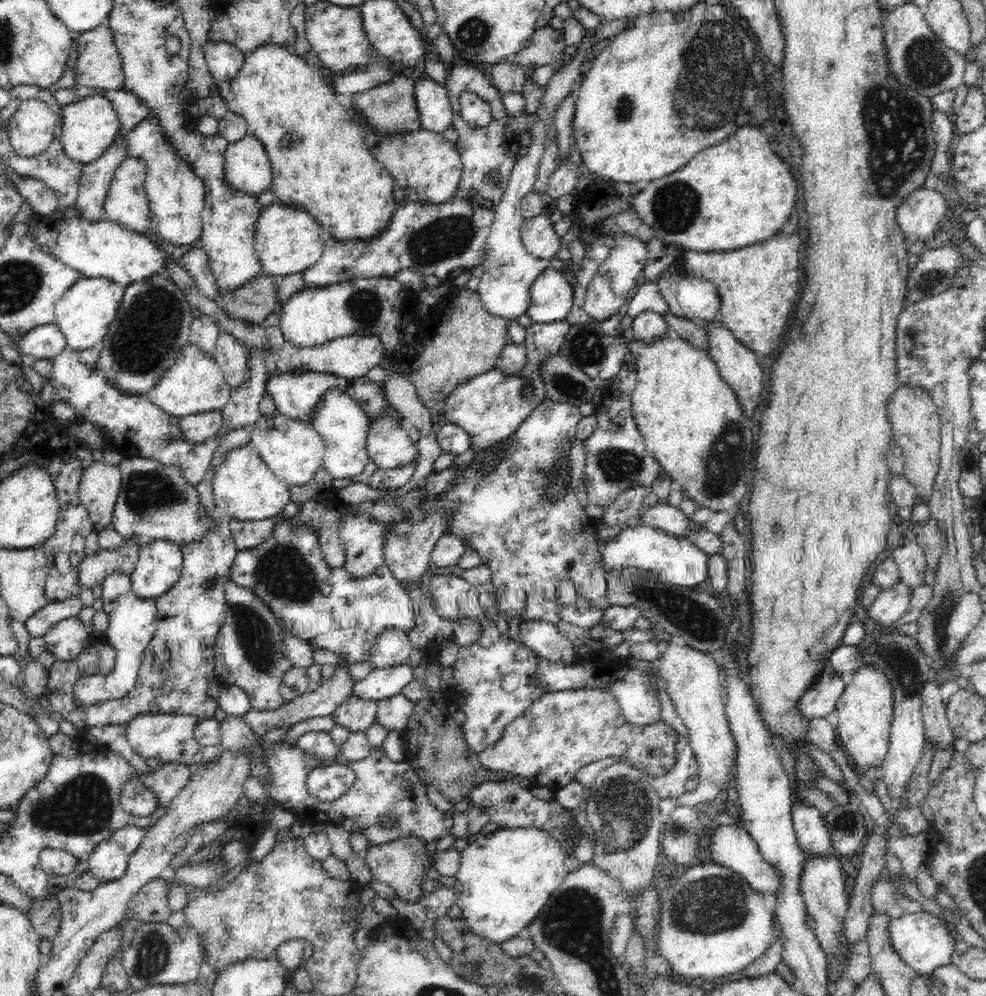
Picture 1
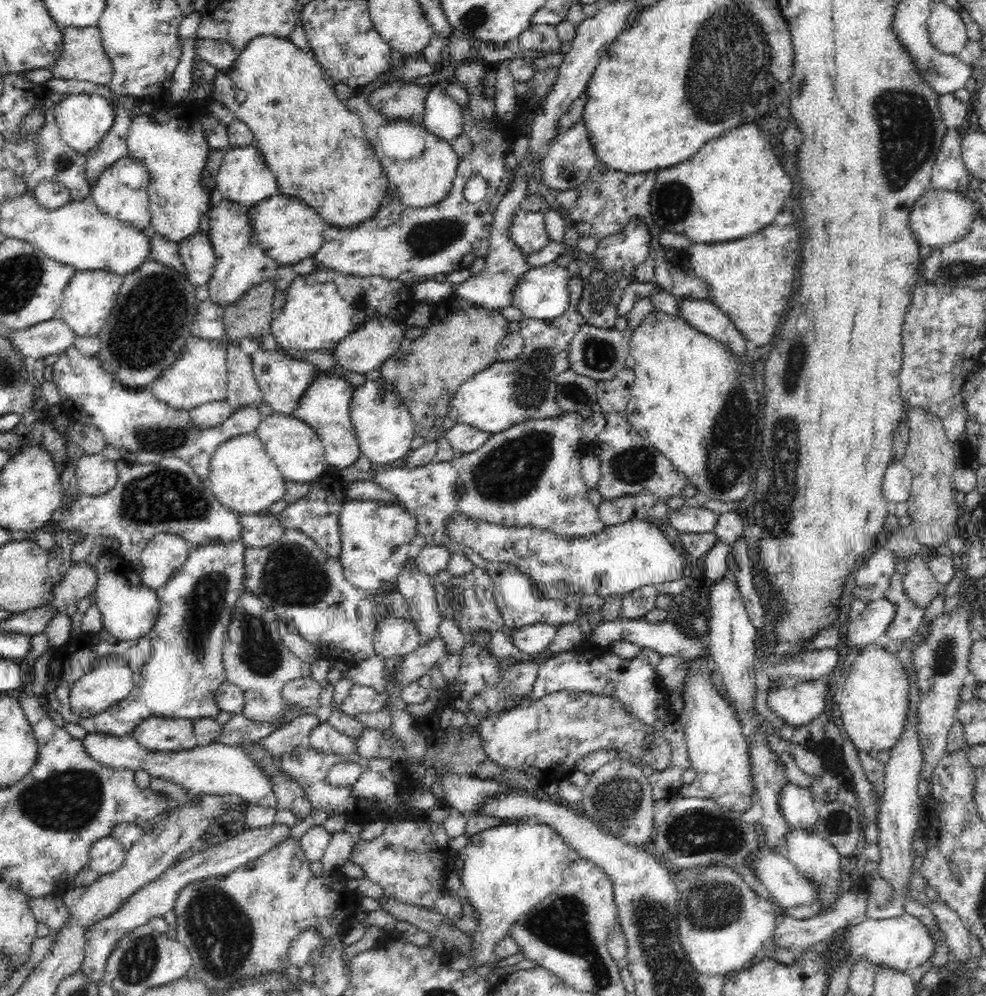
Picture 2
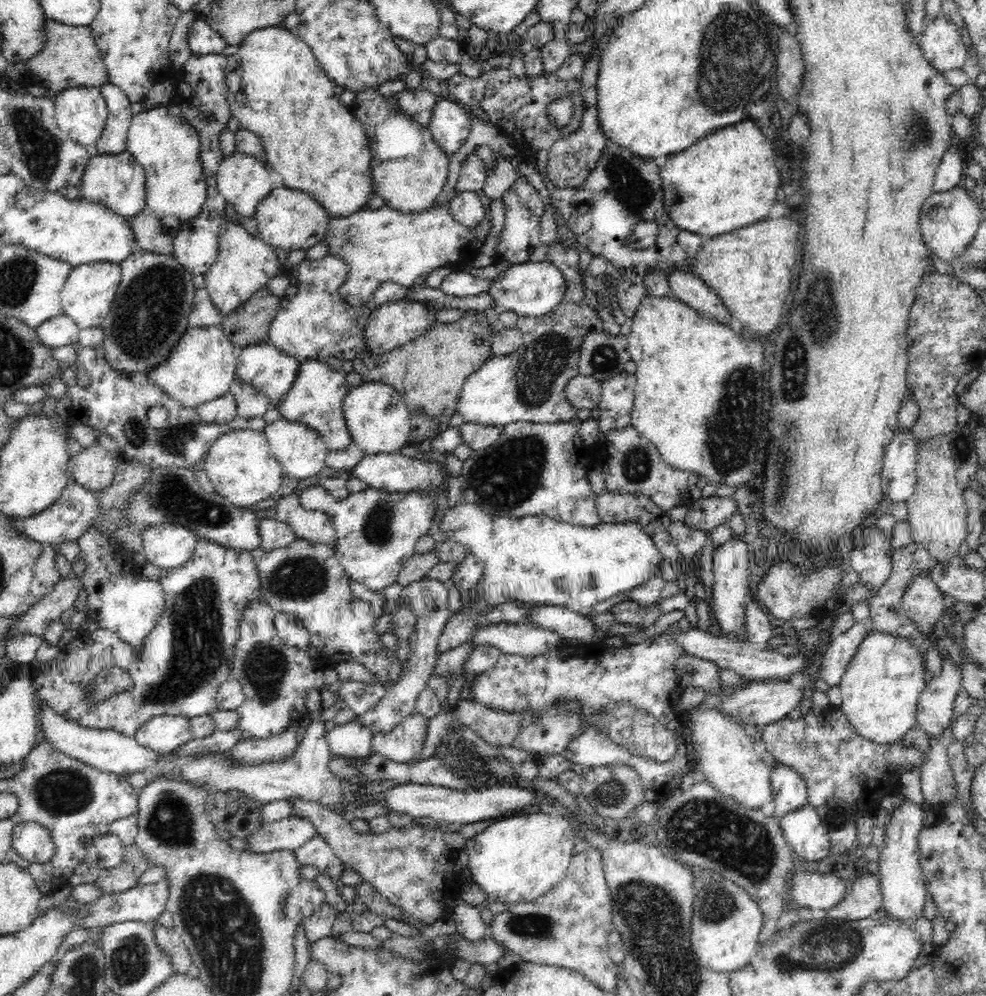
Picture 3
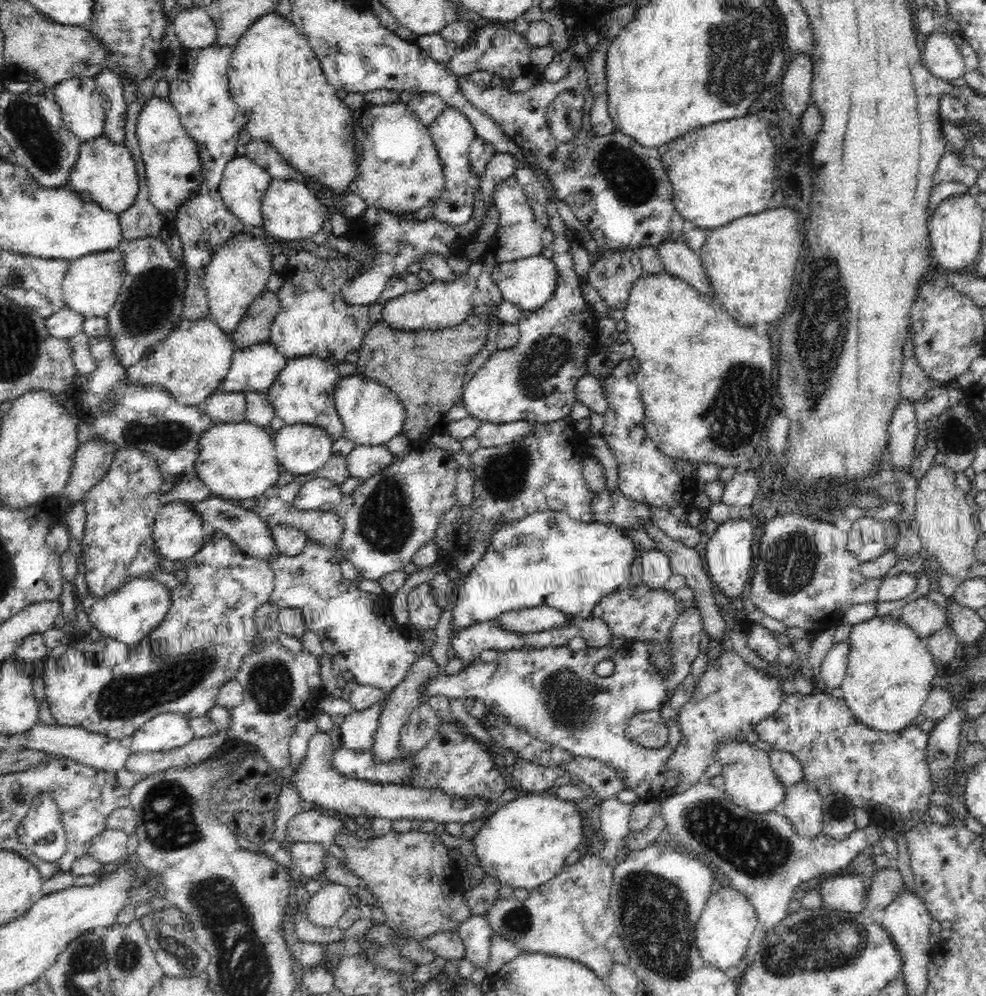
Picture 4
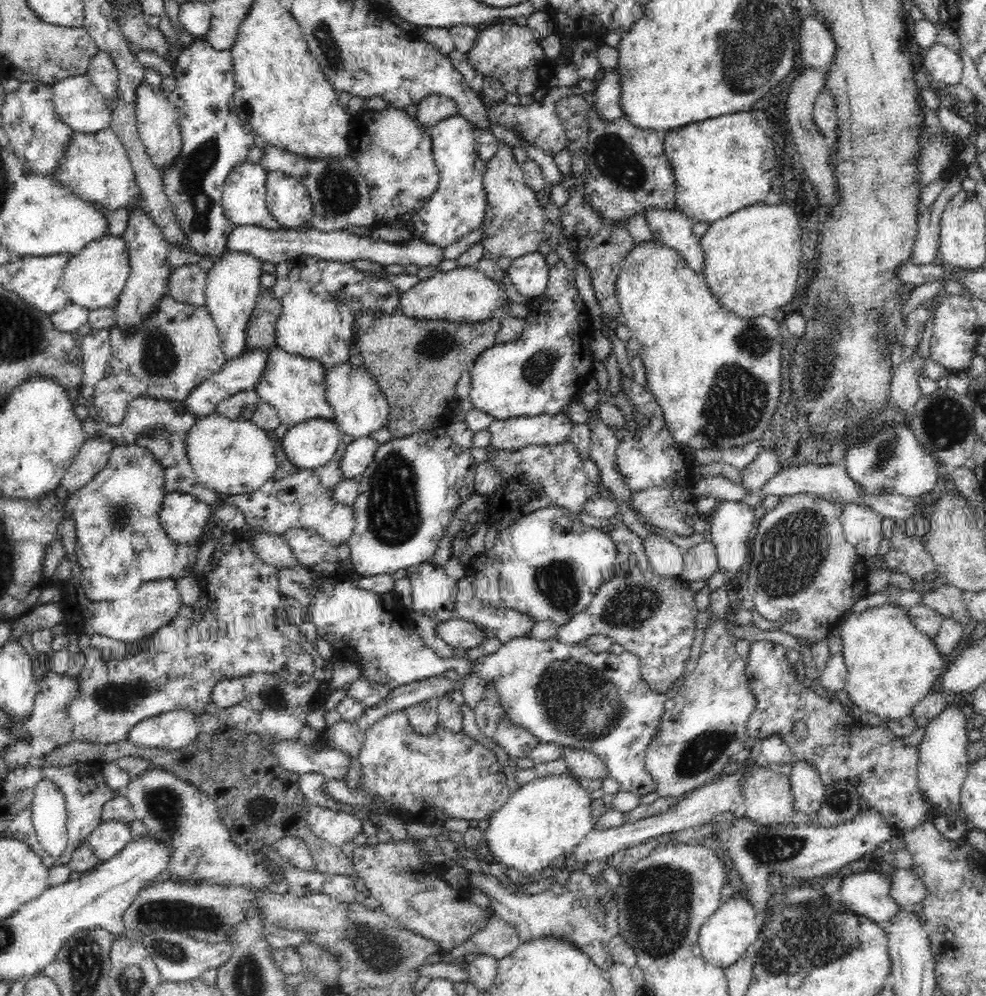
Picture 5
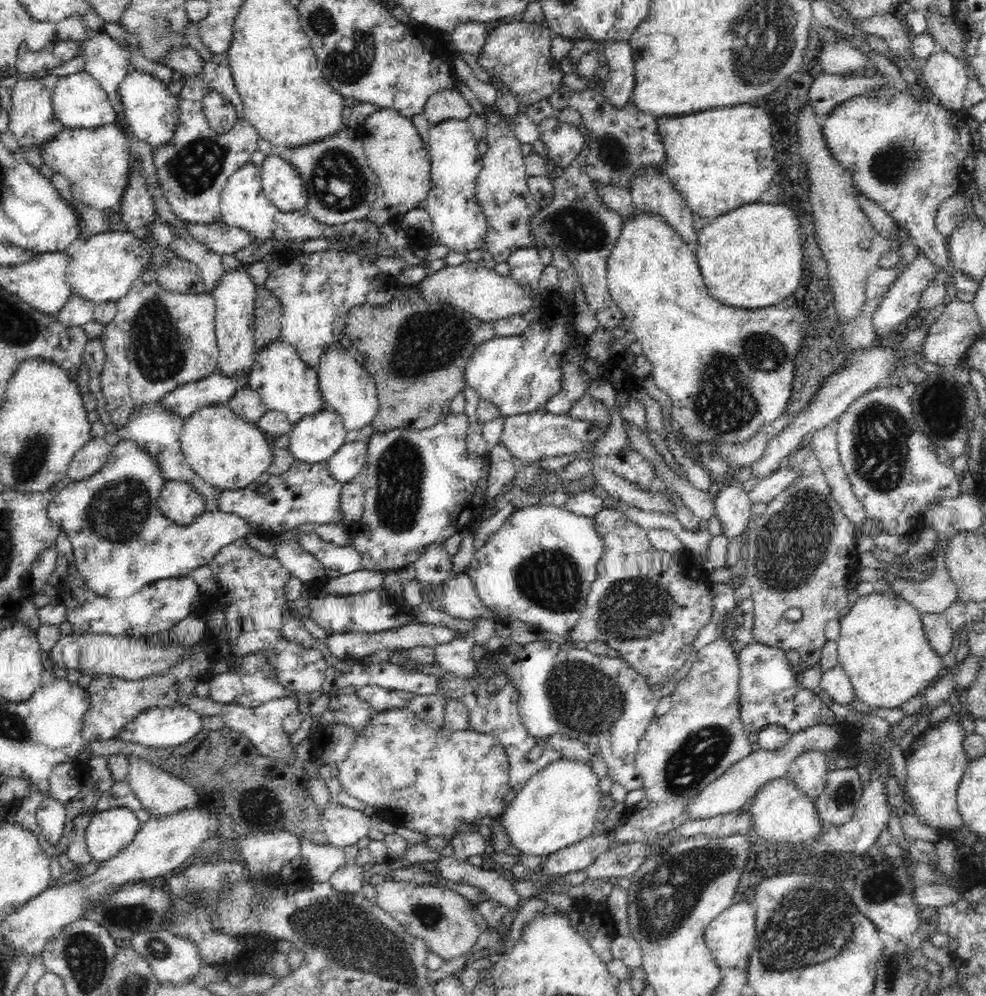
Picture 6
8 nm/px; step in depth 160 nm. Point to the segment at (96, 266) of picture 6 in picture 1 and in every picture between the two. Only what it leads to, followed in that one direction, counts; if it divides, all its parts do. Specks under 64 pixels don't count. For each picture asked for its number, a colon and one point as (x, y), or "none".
1: (84, 312)
2: (88, 299)
3: (86, 297)
4: (91, 286)
5: (94, 278)

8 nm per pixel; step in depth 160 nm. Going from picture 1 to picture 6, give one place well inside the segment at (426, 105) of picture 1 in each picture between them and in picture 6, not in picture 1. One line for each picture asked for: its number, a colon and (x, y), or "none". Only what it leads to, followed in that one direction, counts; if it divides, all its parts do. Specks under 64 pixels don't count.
2: (443, 118)
3: (449, 123)
4: (452, 133)
5: (457, 207)
6: (449, 215)

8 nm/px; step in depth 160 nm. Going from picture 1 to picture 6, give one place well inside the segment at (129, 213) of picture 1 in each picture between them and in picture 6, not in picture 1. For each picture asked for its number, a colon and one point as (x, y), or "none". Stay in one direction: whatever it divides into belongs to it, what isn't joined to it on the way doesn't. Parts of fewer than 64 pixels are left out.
2: (121, 191)
3: (116, 181)
4: (105, 170)
5: (95, 167)
6: (96, 161)

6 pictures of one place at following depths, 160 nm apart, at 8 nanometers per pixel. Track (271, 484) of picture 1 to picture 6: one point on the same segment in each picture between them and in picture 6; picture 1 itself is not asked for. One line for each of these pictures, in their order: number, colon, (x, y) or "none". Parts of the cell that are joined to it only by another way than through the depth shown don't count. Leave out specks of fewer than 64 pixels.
2: (244, 479)
3: (239, 464)
4: (237, 460)
5: (232, 457)
6: (229, 453)

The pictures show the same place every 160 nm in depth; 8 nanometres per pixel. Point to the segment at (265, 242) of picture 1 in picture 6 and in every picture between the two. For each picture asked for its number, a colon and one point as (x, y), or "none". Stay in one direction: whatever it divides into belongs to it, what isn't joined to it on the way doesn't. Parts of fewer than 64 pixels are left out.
2: (289, 230)
3: (287, 218)
4: (291, 210)
5: (288, 200)
6: (281, 183)

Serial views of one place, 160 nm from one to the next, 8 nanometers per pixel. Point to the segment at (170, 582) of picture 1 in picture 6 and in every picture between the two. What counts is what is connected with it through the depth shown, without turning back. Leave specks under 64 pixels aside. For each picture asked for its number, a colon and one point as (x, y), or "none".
2: (164, 554)
3: (169, 546)
4: (179, 532)
5: (183, 517)
6: (180, 502)

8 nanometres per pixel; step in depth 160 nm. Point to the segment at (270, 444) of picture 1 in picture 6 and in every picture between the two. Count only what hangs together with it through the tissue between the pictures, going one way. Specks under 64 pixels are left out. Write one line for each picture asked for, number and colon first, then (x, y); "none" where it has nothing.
2: (295, 447)
3: (301, 451)
4: (301, 448)
5: (312, 443)
6: (315, 438)

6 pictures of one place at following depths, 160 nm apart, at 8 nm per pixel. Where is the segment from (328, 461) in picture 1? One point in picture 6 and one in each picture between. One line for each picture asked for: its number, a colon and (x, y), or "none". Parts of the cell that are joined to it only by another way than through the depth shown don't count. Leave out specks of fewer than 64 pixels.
2: (325, 405)
3: (316, 396)
4: (303, 392)
5: (295, 386)
6: (287, 384)

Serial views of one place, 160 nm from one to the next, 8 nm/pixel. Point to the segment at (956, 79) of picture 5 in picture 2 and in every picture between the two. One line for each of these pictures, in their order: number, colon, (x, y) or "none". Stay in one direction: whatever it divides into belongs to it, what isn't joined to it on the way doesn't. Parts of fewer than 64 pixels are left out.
2: (947, 29)
3: (941, 43)
4: (942, 58)

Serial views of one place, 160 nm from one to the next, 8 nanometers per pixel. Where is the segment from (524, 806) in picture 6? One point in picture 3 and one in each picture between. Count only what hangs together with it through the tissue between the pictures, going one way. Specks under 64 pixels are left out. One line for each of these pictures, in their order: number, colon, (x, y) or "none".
3: (518, 858)
4: (524, 843)
5: (547, 817)

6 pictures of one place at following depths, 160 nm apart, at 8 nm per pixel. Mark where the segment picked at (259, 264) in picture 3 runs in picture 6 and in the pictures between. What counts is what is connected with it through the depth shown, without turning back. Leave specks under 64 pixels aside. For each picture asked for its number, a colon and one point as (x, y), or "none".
4: (239, 271)
5: (233, 283)
6: (234, 296)

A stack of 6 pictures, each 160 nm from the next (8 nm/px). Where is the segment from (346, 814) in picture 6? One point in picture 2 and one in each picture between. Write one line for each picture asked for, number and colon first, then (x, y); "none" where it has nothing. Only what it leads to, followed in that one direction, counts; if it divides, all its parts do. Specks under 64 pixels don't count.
2: (158, 897)
3: (289, 834)
4: (316, 826)
5: (337, 827)

